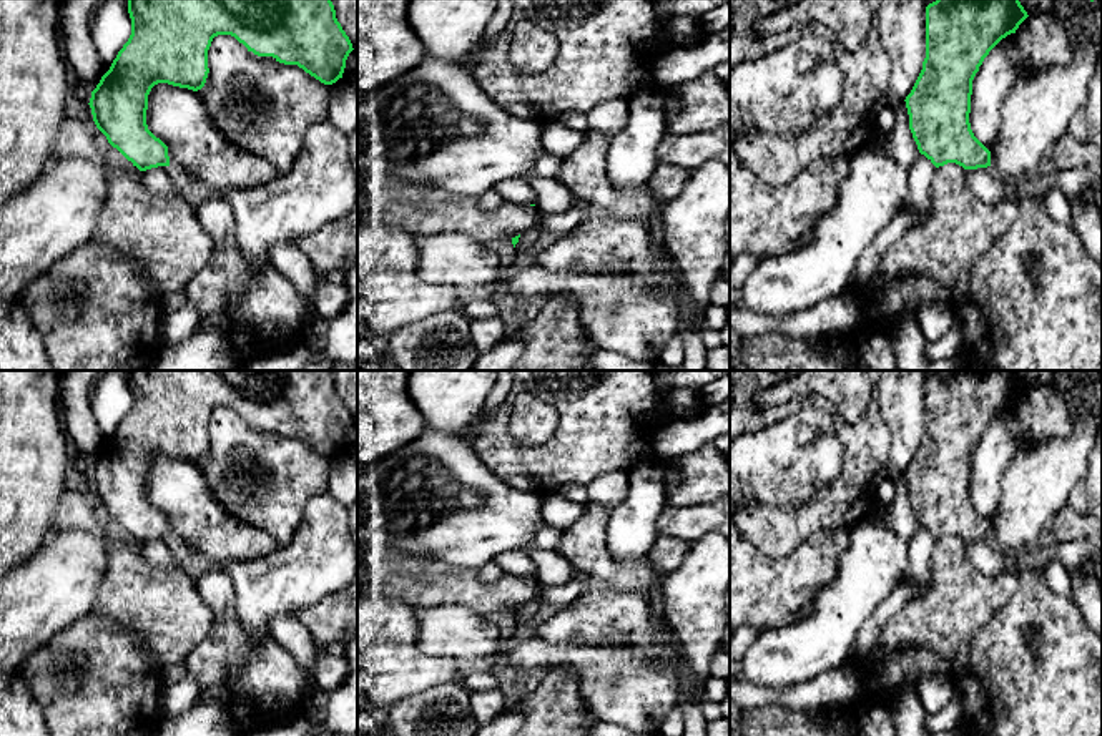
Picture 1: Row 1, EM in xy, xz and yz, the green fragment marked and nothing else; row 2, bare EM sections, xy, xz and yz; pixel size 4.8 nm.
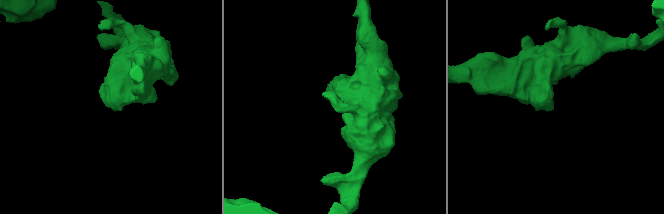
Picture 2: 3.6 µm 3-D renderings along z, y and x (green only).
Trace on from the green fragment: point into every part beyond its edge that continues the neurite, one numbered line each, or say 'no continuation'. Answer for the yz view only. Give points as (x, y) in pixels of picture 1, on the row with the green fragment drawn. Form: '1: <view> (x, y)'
no continuation

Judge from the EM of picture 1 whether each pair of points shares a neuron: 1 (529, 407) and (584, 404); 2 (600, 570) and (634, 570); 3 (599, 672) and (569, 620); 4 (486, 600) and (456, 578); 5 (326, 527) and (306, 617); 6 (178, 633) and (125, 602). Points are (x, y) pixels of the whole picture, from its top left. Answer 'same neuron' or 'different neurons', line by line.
1: different neurons
2: same neuron
3: different neurons
4: same neuron
5: different neurons
6: same neuron

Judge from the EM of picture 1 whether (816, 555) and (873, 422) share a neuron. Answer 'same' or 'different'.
different

